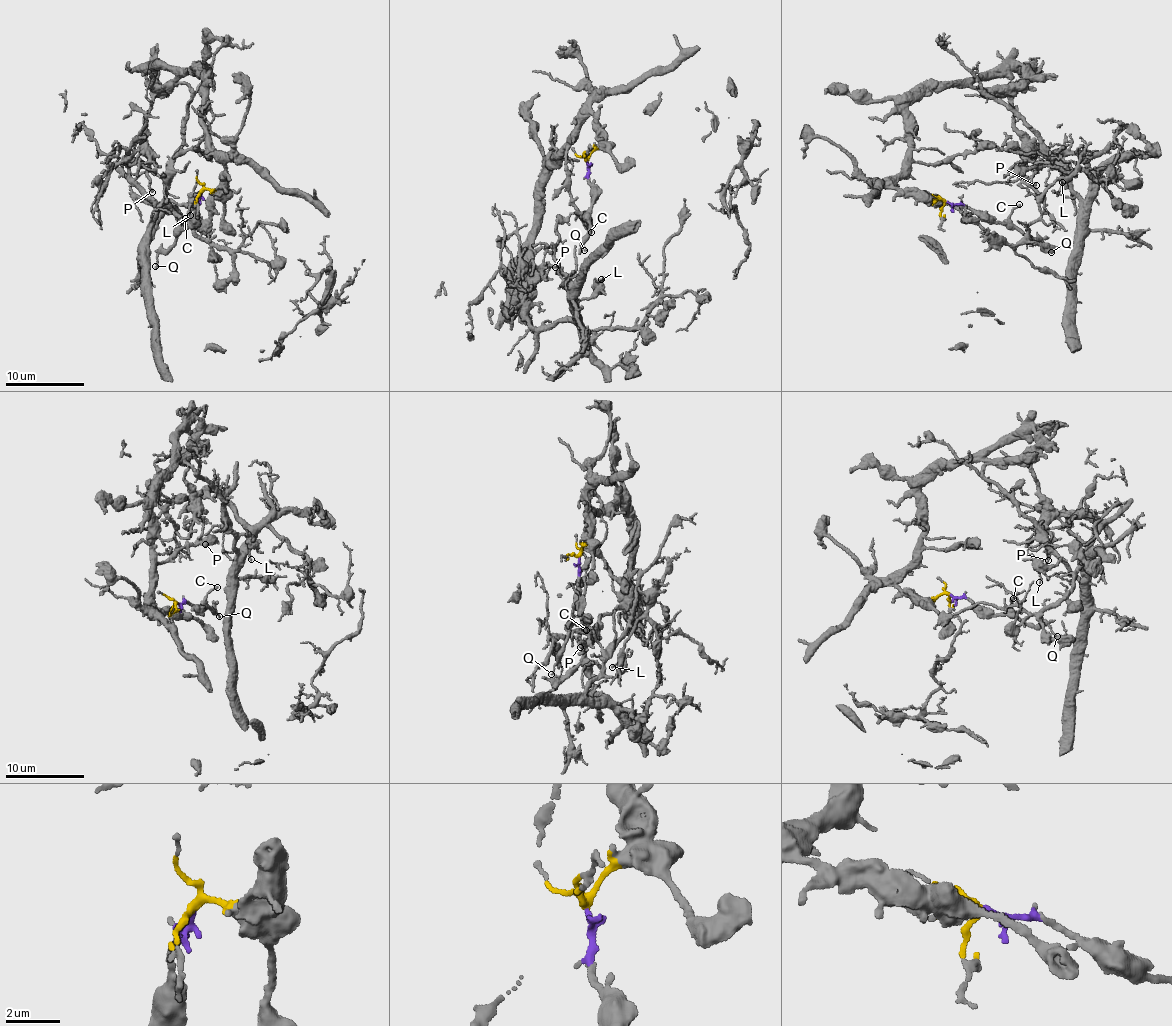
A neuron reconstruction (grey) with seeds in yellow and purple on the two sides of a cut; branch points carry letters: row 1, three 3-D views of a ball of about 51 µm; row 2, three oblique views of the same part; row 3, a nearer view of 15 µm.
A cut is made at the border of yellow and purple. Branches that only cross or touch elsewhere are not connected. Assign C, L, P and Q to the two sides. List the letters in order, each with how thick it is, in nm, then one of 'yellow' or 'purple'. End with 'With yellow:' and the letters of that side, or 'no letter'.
C: 160 nm thick; purple
L: 130 nm thick; yellow
P: 160 nm thick; yellow
Q: 120 nm thick; purple
With yellow: L, P

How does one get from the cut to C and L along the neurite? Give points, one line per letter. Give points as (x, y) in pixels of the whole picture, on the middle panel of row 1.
C: (587, 162), (591, 208), (585, 218), (591, 233)
L: (587, 160), (601, 141), (589, 113), (549, 168), (533, 240), (552, 248), (574, 297), (591, 297), (602, 279)

